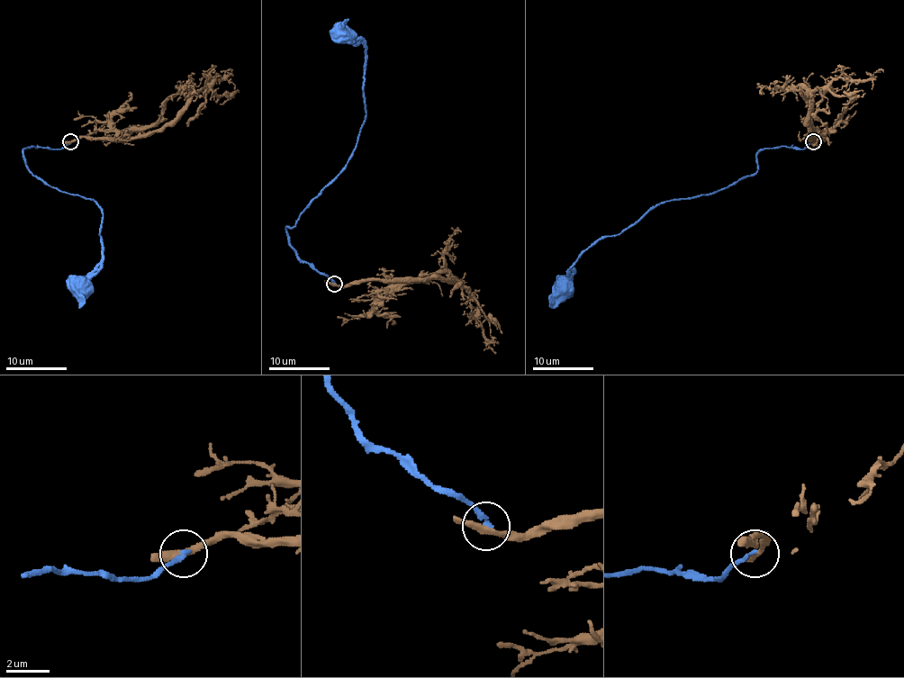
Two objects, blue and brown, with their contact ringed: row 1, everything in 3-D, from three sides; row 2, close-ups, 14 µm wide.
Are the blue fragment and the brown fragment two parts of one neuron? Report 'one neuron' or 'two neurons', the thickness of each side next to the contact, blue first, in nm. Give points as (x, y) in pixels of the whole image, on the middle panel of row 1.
two neurons | 200/280 nm

